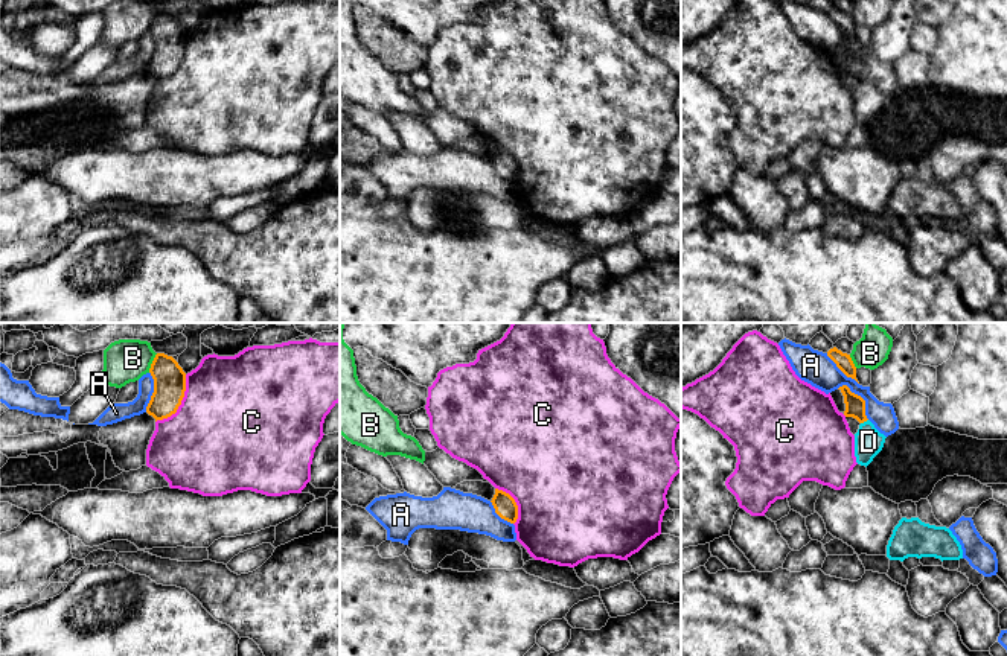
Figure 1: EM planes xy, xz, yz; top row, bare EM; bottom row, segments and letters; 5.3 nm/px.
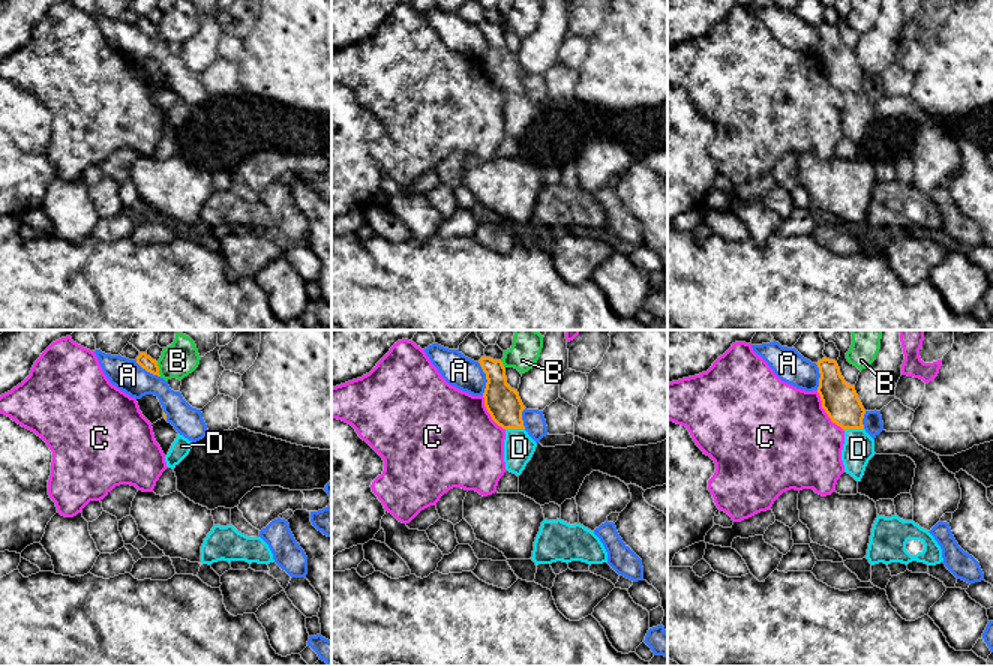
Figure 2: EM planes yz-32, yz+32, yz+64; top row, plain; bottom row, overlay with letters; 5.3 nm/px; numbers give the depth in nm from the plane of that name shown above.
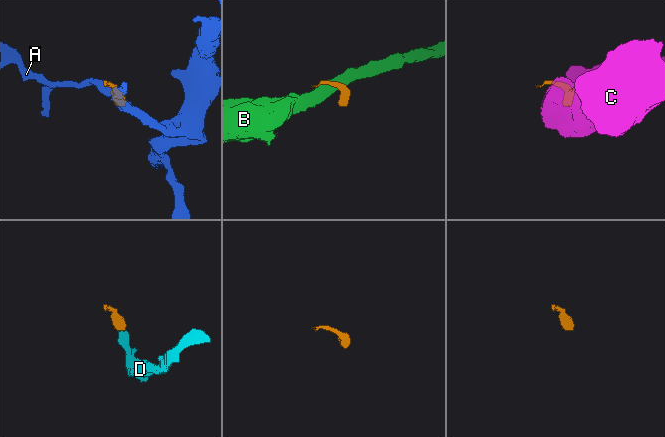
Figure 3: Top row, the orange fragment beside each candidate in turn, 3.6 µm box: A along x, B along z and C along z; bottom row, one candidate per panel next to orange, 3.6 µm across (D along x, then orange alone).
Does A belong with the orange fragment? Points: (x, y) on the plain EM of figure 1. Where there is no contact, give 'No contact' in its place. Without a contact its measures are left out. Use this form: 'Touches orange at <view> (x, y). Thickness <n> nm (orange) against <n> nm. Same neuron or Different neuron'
Touches orange at yz (861, 57). Thickness 110 nm (orange) against 170 nm. Different neuron

